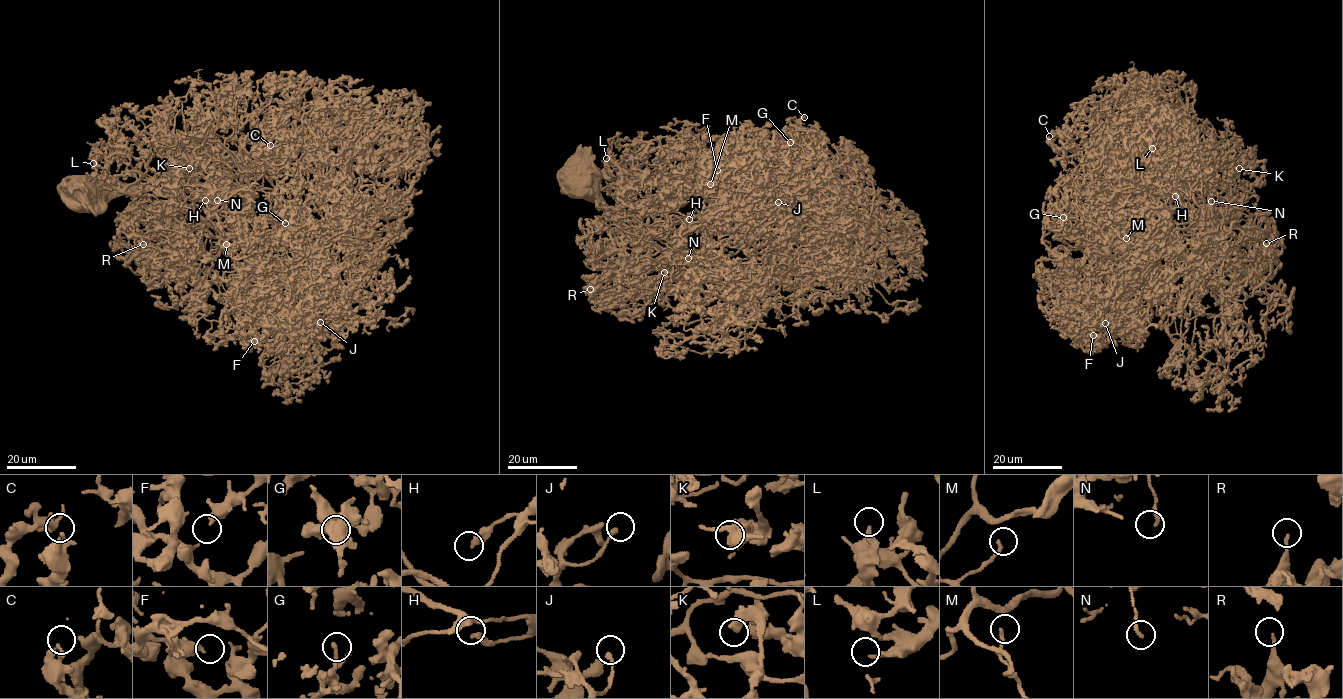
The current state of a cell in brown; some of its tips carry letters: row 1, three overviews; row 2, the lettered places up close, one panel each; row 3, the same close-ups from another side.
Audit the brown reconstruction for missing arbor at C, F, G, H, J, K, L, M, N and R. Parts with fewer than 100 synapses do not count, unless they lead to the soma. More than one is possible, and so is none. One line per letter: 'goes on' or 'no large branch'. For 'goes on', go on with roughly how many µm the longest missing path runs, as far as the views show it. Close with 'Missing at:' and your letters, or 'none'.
C: no large branch
F: no large branch
G: no large branch
H: no large branch
J: no large branch
K: no large branch
L: no large branch
M: no large branch
N: no large branch
R: no large branch
Missing at: none

